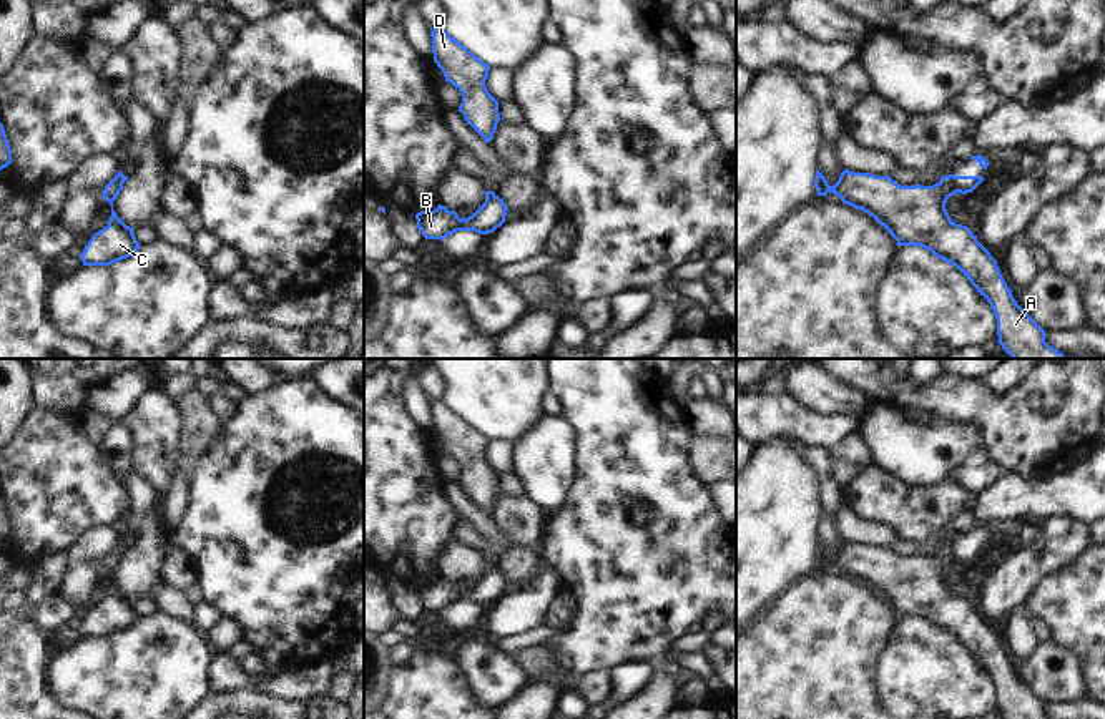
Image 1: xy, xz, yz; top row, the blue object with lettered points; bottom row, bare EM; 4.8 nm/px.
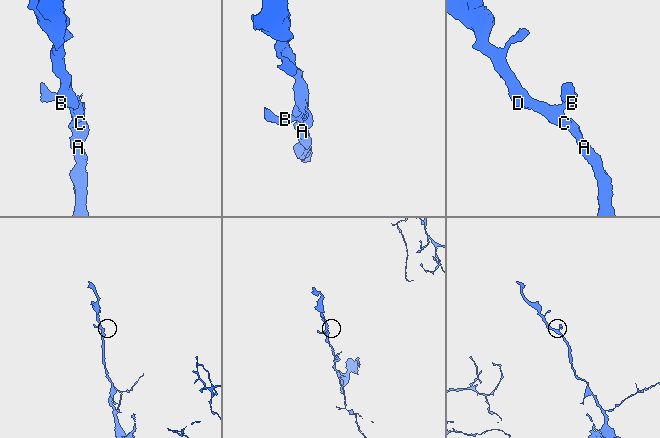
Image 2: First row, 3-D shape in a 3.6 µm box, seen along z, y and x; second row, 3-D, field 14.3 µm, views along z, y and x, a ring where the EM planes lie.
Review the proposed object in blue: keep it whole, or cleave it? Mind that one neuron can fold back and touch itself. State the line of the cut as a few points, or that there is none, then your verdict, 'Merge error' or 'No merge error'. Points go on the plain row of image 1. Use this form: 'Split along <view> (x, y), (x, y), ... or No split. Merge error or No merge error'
Split along yz (946, 548), (957, 563). Merge error

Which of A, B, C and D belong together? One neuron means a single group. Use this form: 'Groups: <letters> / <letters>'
Groups: A C D / B

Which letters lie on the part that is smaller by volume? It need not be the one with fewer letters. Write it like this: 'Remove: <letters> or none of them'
Remove: B

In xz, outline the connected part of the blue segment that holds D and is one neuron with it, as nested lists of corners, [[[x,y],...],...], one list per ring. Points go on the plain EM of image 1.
[[[432,400],[430,408],[434,433],[442,442],[445,453],[452,455],[462,465],[459,483],[490,515],[500,493],[498,473],[485,458],[490,438],[444,400]]]

